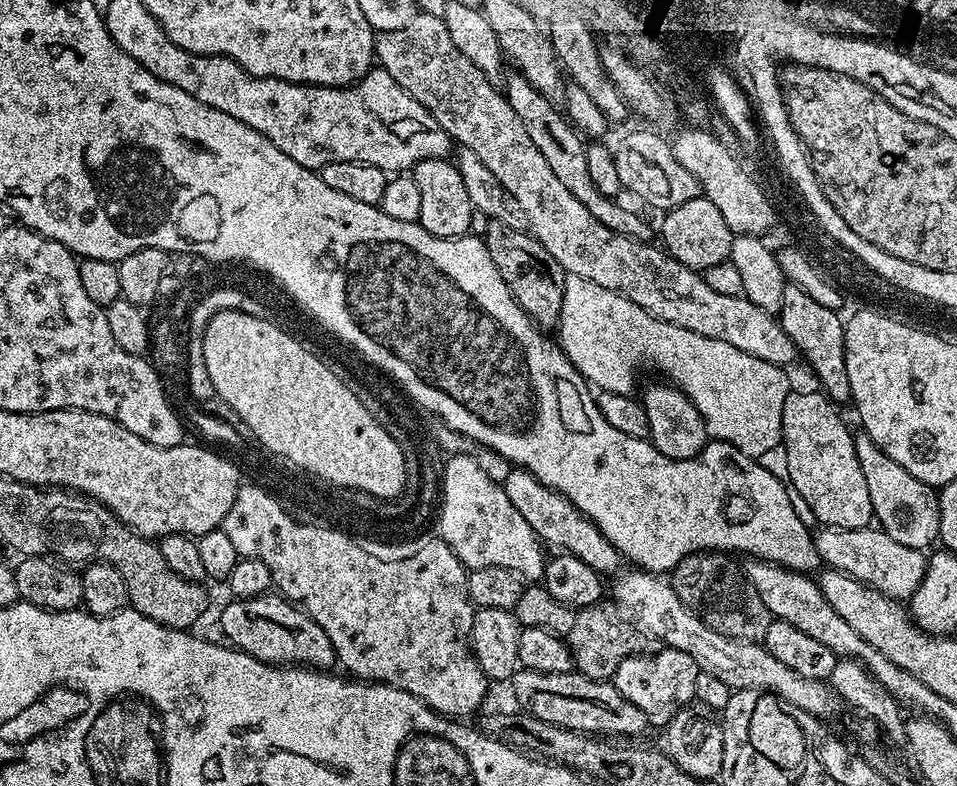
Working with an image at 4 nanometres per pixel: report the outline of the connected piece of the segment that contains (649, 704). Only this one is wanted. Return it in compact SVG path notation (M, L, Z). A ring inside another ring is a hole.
M661 647L659 651L626 658L624 665L618 668L610 681L622 694L622 698L634 702L634 706L646 714L652 726L667 724L675 712L695 701L694 678L698 678L701 672L688 654L666 647Z

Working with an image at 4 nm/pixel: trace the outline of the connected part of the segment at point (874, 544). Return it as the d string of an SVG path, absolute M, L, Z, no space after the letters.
M821 527L815 533L816 549L821 561L829 569L845 572L855 580L861 580L865 586L873 588L884 596L897 602L907 601L918 590L928 565L925 553L921 549L911 549L894 542L890 535L879 527L866 528L826 528Z

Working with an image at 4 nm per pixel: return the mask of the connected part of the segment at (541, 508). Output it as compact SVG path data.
M513 467L502 479L502 487L506 490L506 498L514 504L514 510L530 522L530 530L534 530L536 537L545 545L553 544L553 549L563 550L572 556L582 558L590 570L600 573L601 577L608 578L619 573L622 568L620 551L604 537L602 532L588 516L584 516L562 494L553 488L548 488L542 482L525 472L523 468Z

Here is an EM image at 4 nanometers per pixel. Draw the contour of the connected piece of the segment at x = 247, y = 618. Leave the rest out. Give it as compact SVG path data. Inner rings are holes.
M265 594L245 600L232 598L228 602L229 604L220 612L220 628L224 631L225 637L223 636L223 639L231 647L238 648L241 652L250 654L262 662L277 666L303 666L317 670L328 670L333 667L331 664L337 663L336 651L330 638L326 638L326 630L322 630L322 626L318 626L318 622L314 622L314 618L307 616L298 605L287 600L285 596Z

